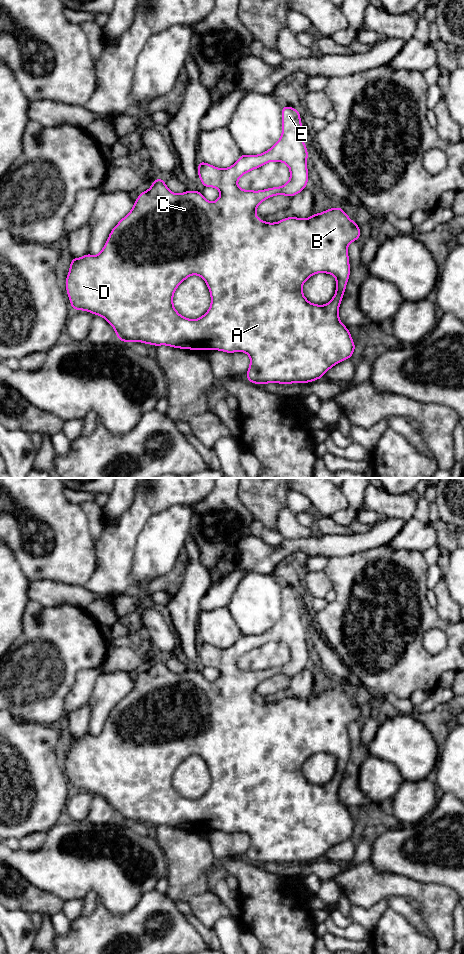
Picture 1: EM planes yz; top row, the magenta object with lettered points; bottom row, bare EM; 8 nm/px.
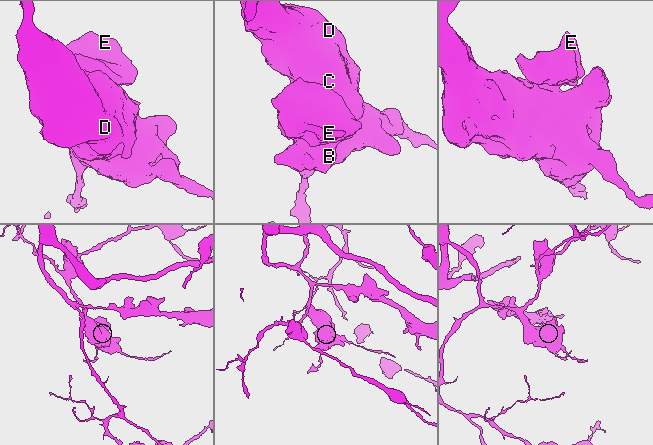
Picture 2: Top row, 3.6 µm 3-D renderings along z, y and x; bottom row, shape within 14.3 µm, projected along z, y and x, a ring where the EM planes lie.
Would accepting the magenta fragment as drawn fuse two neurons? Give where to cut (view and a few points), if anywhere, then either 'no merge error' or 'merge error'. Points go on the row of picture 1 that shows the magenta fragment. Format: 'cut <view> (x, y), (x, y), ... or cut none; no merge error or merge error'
cut none; no merge error

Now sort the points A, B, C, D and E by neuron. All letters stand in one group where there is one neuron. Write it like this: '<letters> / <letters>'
A B C D E

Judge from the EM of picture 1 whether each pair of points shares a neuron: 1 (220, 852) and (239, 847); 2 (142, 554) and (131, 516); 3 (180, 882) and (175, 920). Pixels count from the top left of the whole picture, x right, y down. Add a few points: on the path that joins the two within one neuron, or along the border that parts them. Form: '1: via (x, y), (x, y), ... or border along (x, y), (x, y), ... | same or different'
1: via (225, 847), (234, 847) | same
2: border along (150, 517), (137, 538), (134, 558), (132, 560) | different
3: border along (166, 893), (173, 901) | different

